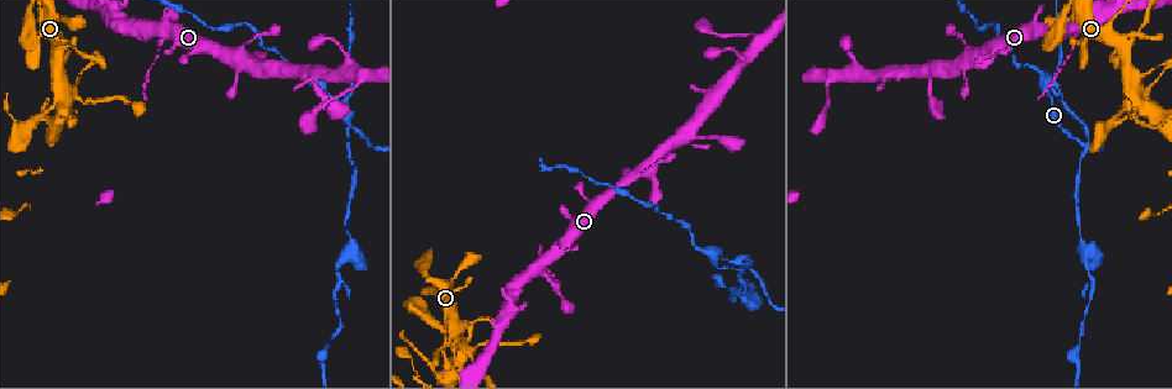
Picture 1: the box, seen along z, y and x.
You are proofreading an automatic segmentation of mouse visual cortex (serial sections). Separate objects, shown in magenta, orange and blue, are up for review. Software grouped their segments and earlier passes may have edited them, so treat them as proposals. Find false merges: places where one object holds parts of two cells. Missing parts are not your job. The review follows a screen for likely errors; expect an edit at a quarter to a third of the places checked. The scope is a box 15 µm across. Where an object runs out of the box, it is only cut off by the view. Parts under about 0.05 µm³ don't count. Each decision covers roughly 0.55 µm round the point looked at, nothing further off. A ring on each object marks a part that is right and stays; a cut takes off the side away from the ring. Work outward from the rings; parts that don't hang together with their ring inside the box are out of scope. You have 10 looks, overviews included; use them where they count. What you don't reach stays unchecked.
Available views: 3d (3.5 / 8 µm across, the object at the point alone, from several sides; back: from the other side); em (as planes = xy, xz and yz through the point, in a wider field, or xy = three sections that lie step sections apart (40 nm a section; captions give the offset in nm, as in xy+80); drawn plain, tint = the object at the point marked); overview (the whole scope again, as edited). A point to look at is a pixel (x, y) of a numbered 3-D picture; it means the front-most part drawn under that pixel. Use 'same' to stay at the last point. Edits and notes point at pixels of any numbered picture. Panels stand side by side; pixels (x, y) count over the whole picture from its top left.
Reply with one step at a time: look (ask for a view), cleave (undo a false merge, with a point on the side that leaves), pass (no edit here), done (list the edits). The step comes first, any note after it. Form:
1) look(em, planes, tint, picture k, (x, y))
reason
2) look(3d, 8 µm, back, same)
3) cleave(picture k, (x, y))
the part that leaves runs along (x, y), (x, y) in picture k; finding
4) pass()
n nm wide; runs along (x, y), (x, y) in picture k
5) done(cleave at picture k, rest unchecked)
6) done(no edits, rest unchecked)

look(3d, 3.5 µm, picture 1, (441, 349))
thin neck

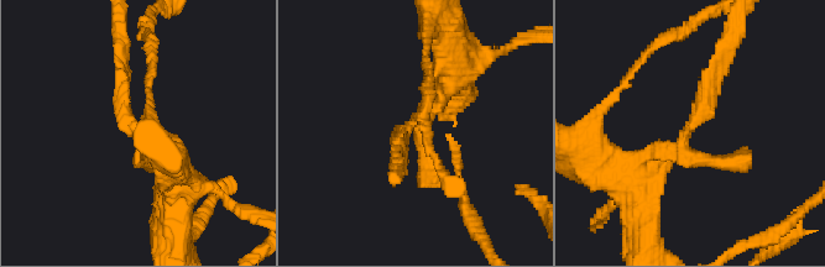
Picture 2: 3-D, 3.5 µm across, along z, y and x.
look(em, xy, step 2, tint, picture 2, (685, 129))

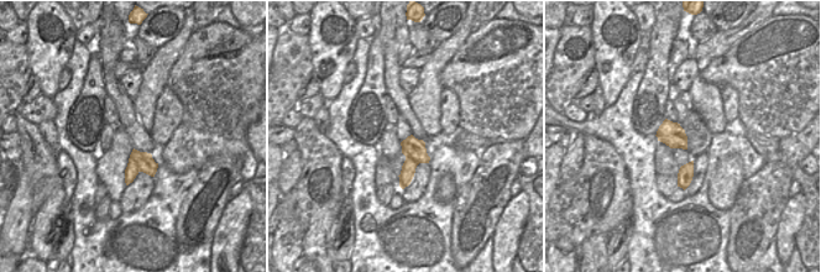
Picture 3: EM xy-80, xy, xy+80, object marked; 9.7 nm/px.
cleave(picture 2, (706, 94))
the part that leaves runs along (690, 126), (709, 73), (745, 32) in picture 2; two cells meet here

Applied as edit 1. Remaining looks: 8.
look(overview)

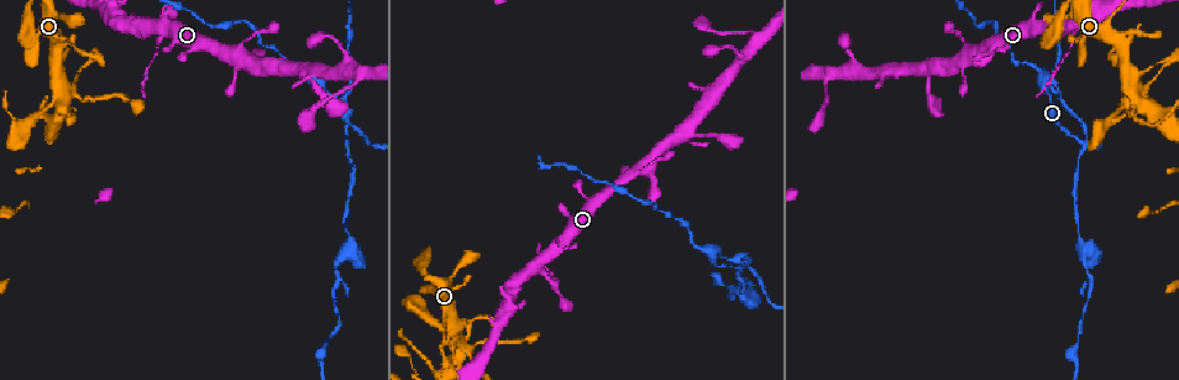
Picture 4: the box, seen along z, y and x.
look(3d, 3.5 µm, picture 4, (84, 98))
sudden change in width

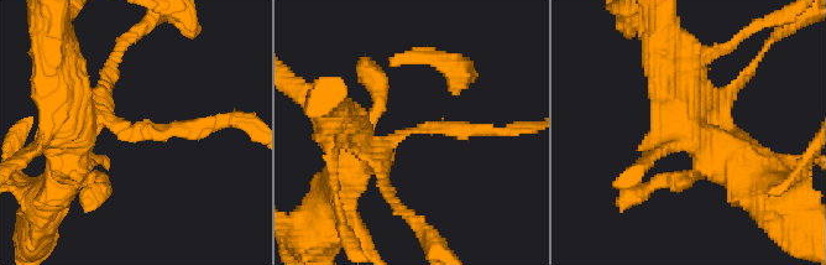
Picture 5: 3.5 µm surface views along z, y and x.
look(em, xy, step 5, tint, picture 5, (136, 129))
arms of 150, 350 nm

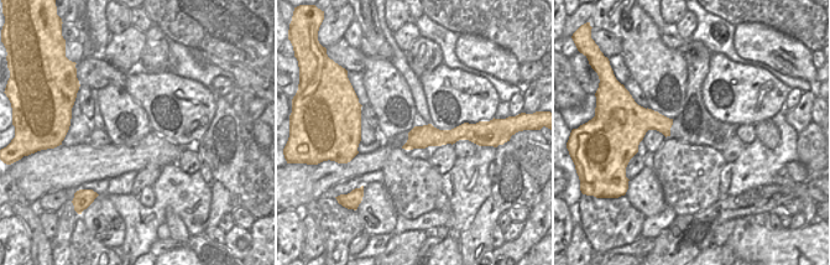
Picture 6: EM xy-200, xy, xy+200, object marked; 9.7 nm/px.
pass()
220 nm wide; runs along (341, 125), (372, 147), (418, 129), (493, 131) in picture 5; one cell here

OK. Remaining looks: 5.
look(em, xy, step 5, tint, picture 4, (1163, 120))
calibre changes

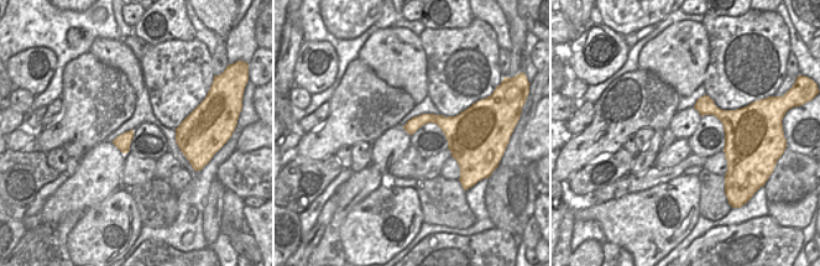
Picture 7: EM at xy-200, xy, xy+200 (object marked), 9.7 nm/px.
look(3d, 3.5 µm, same)

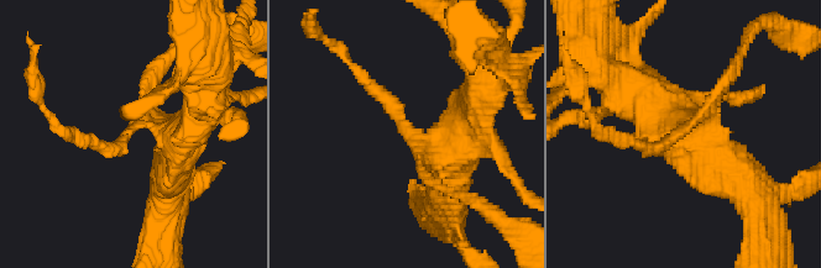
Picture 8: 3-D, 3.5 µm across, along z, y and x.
cleave(picture 8, (736, 72))
the part that leaves runs along (688, 124), (655, 150), (611, 131) in picture 8; a second cell is stuck on

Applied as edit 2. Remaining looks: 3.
look(overview)

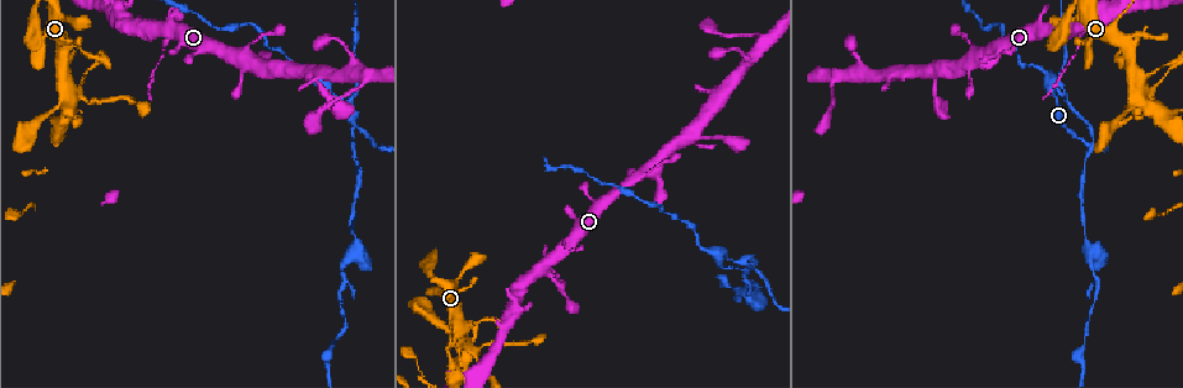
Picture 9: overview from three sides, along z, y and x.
look(3d, 3.5 µm, picture 9, (561, 287))
sharp bend

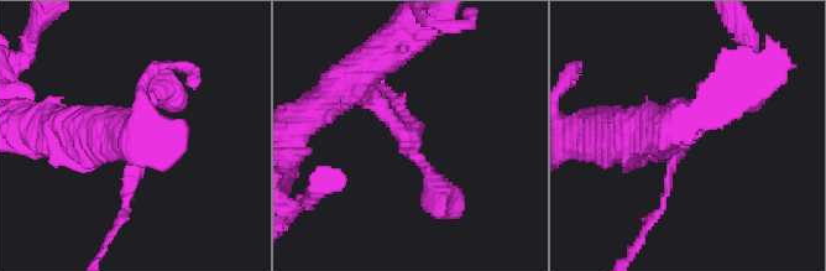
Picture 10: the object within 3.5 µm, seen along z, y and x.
look(em, xy, step 1, tint, picture 10, (409, 131))
shape alone is not enough

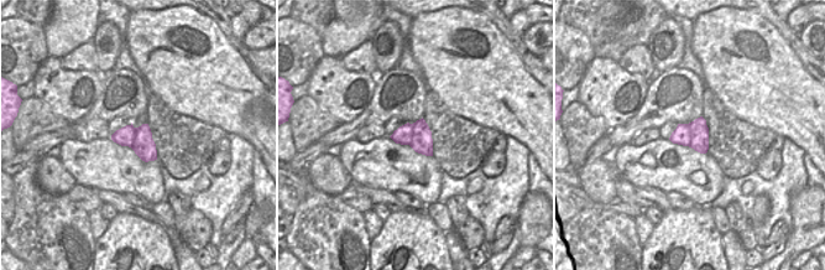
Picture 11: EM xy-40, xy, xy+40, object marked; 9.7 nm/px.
cleave(picture 10, (414, 146))
260 nm wide; the part that leaves runs along (392, 120), (445, 202) in picture 10; two cells meet here

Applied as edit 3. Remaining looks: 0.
done(cleave at picture 2, cleave at picture 8, cleave at picture 10, rest unchecked)

